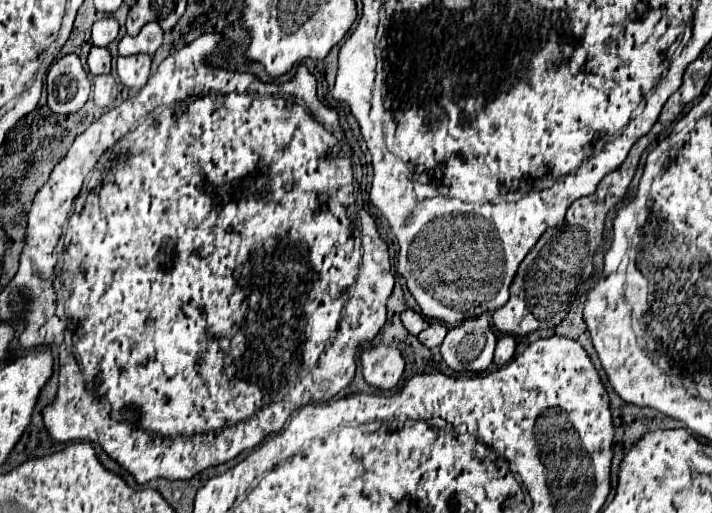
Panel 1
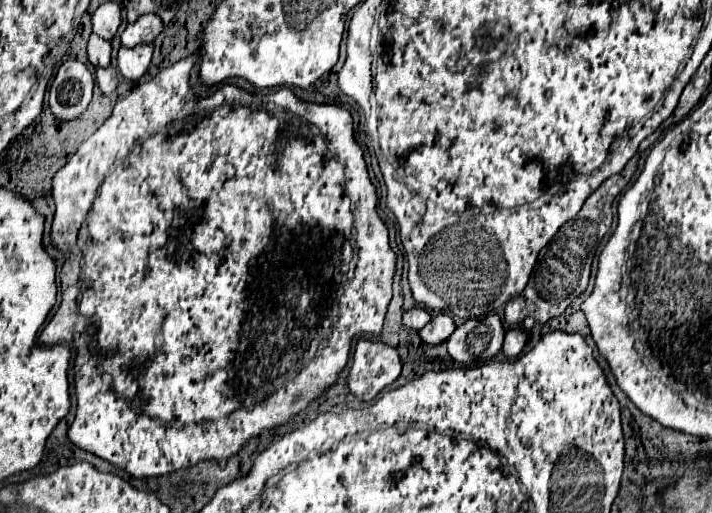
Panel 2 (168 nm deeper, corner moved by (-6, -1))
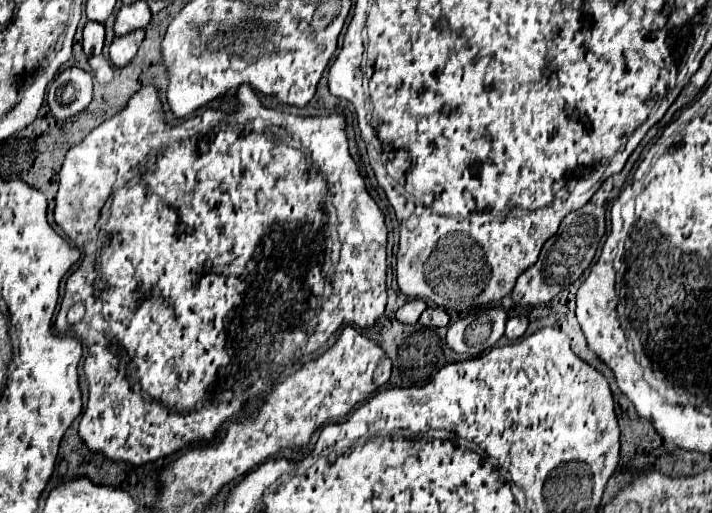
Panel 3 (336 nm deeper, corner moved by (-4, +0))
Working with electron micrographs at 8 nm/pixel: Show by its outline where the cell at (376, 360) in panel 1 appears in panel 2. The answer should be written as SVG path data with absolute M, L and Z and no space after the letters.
M359 338L355 344L353 364L345 378L347 390L369 402L373 400L385 386L393 384L401 374L401 360L395 348L383 342L371 342Z

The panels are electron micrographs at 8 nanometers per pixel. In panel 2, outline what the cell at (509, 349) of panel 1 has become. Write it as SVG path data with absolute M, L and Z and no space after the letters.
M511 328L505 336L505 344L503 344L503 354L507 358L515 358L521 354L523 346L527 342L527 332L523 328Z

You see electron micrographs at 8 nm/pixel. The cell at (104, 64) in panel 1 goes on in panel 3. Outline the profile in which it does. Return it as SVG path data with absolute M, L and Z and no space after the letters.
M87 23L83 29L83 49L87 57L101 55L105 43L105 27L101 23Z

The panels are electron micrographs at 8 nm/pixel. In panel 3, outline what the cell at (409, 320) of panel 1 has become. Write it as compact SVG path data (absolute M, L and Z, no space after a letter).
M413 299L413 301L405 303L405 305L397 311L397 321L399 321L399 323L405 323L405 325L413 325L413 323L417 323L419 315L421 315L425 309L427 309L427 305L425 305L423 299Z

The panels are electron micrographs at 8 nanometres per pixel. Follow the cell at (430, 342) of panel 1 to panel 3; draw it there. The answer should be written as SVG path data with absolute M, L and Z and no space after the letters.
M429 307L425 309L425 313L421 313L419 323L425 327L445 327L449 325L449 315L439 307Z

